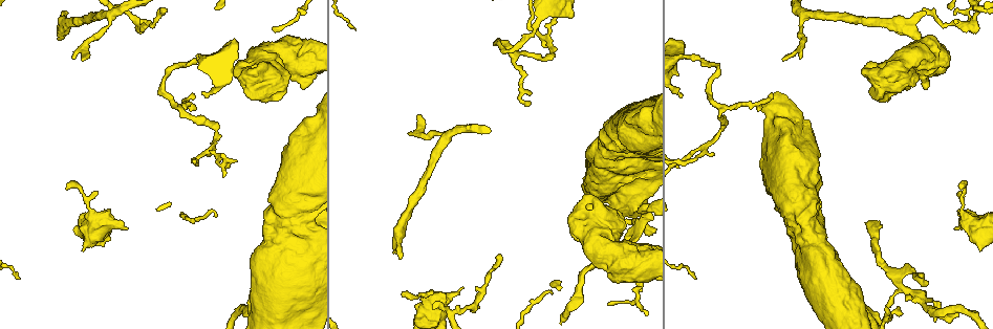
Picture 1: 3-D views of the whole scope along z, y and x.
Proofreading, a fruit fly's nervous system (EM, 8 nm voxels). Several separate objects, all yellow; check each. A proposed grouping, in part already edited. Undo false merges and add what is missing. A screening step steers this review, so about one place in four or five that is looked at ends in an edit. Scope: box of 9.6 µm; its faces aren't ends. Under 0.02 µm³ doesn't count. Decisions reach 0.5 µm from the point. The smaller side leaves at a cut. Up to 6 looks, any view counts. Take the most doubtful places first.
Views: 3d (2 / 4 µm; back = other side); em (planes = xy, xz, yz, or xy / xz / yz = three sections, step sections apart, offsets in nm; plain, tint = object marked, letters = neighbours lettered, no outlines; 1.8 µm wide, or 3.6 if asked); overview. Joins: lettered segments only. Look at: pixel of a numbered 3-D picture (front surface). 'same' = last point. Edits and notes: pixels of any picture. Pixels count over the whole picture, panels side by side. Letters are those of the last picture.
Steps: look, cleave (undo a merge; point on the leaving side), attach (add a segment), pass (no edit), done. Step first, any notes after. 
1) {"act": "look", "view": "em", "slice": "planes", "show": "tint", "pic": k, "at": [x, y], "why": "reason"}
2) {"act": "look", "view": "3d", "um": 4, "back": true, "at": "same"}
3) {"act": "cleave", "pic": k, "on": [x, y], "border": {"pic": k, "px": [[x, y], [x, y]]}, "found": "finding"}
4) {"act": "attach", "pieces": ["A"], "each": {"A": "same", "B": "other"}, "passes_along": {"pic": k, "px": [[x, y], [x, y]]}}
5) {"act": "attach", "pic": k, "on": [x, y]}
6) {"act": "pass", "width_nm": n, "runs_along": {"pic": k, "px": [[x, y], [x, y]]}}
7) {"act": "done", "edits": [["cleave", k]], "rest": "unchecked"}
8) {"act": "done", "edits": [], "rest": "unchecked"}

{"act": "look", "view": "3d", "um": 4, "pic": 1, "at": [607, 252], "why": "a narrow waist"}

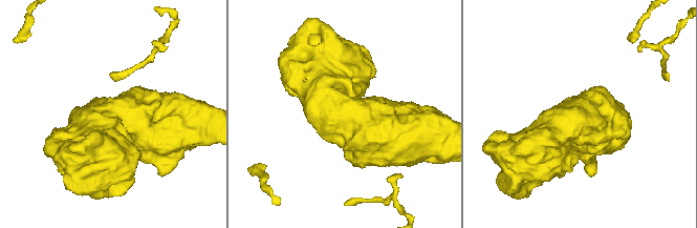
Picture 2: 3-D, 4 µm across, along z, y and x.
{"act": "look", "view": "em", "um": 3.6, "slice": "planes", "show": "letters", "pic": 2, "at": [346, 113], "why": "need the tissue"}

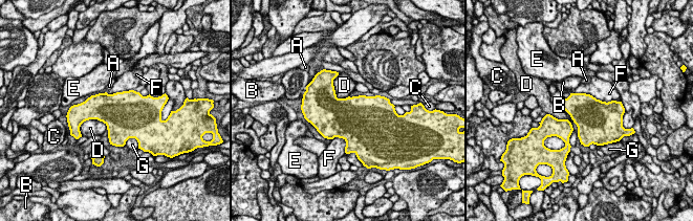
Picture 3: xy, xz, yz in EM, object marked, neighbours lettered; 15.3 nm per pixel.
{"act": "pass", "width_nm": 650, "each": {"A": "other", "B": "other", "C": "other", "D": "other", "E": "other", "F": "other", "G": "other"}, "border": {"pic": 3, "px": [[80, 127], [99, 119], [107, 129]]}, "found": "all the same cell"}

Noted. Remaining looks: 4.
{"act": "look", "view": "3d", "um": 4, "back": true, "pic": 1, "at": [954, 228], "why": "branch stops here"}

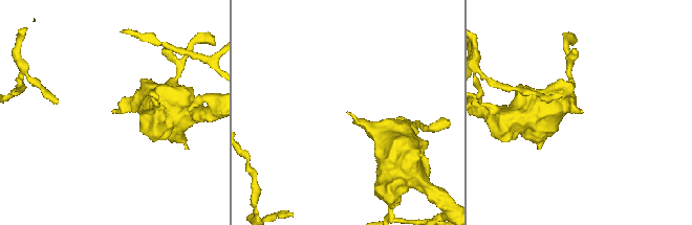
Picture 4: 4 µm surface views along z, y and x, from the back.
{"act": "look", "view": "em", "slice": "xz", "step": 16, "show": "letters", "pic": 4, "at": [347, 111], "why": "now the EM"}

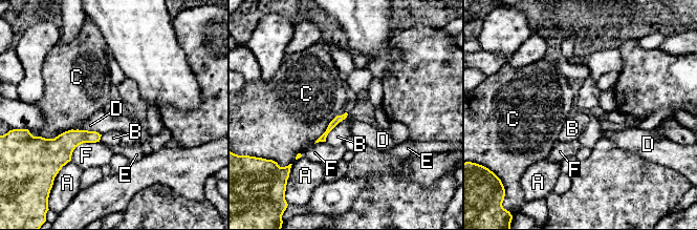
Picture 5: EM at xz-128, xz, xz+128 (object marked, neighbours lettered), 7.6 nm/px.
{"act": "look", "view": "em", "slice": "planes", "show": "letters", "at": "same", "why": "another direction"}

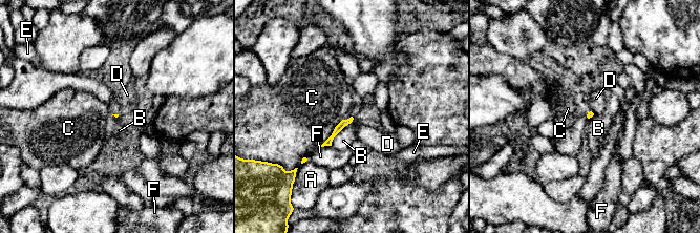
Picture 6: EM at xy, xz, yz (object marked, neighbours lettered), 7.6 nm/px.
{"act": "pass", "each": {"A": "other", "B": "other", "C": "other", "D": "other", "E": "other", "F": "other"}, "border": {"pic": 6, "px": [[354, 118], [334, 138], [331, 145]]}, "found": "none of them fits"}

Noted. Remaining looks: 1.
{"act": "done", "edits": [], "rest": "unchecked"}

